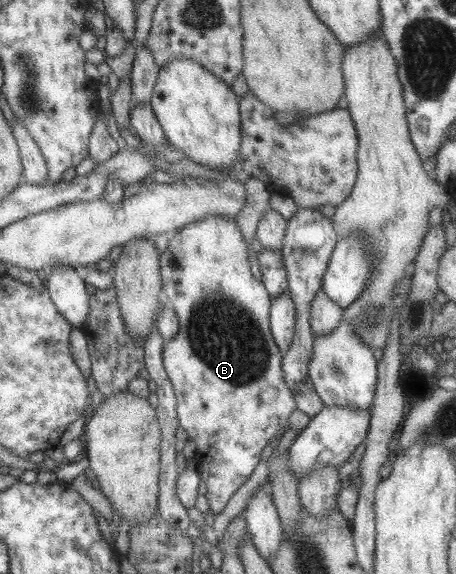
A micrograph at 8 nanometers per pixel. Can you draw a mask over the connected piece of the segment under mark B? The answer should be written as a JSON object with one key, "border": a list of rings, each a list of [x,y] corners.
{"border":[[[208,216],[197,222],[190,222],[183,228],[169,235],[168,246],[165,251],[159,255],[159,268],[162,278],[162,299],[169,303],[178,318],[178,333],[170,341],[165,342],[161,351],[161,360],[165,374],[169,383],[173,386],[173,393],[176,402],[176,415],[178,426],[181,426],[193,441],[196,448],[196,454],[193,456],[198,466],[200,479],[206,484],[206,493],[204,496],[208,500],[209,510],[217,514],[225,508],[225,503],[231,495],[249,478],[253,468],[259,462],[261,450],[279,434],[284,433],[290,428],[289,415],[296,409],[296,402],[289,389],[281,377],[282,366],[279,356],[280,350],[277,348],[272,334],[270,333],[268,312],[270,309],[270,296],[265,290],[262,282],[255,280],[253,274],[249,271],[247,260],[247,245],[243,243],[243,237],[239,233],[239,227],[236,225],[233,216]]]}

